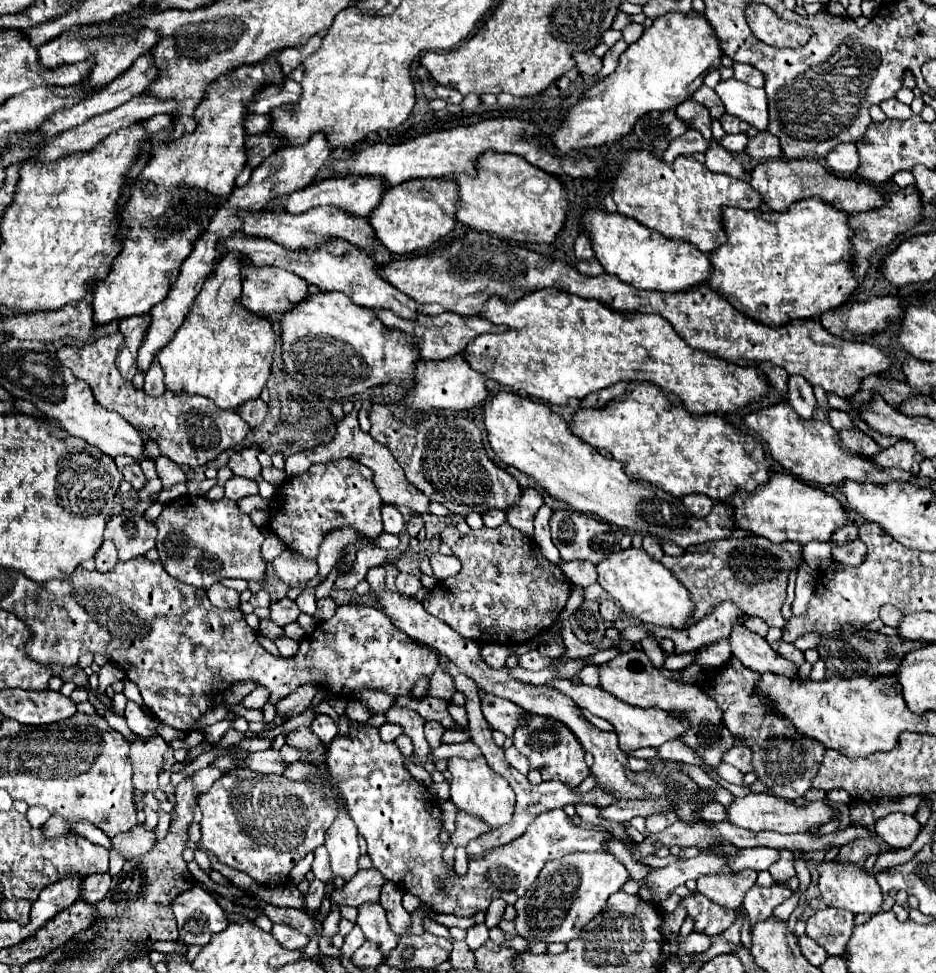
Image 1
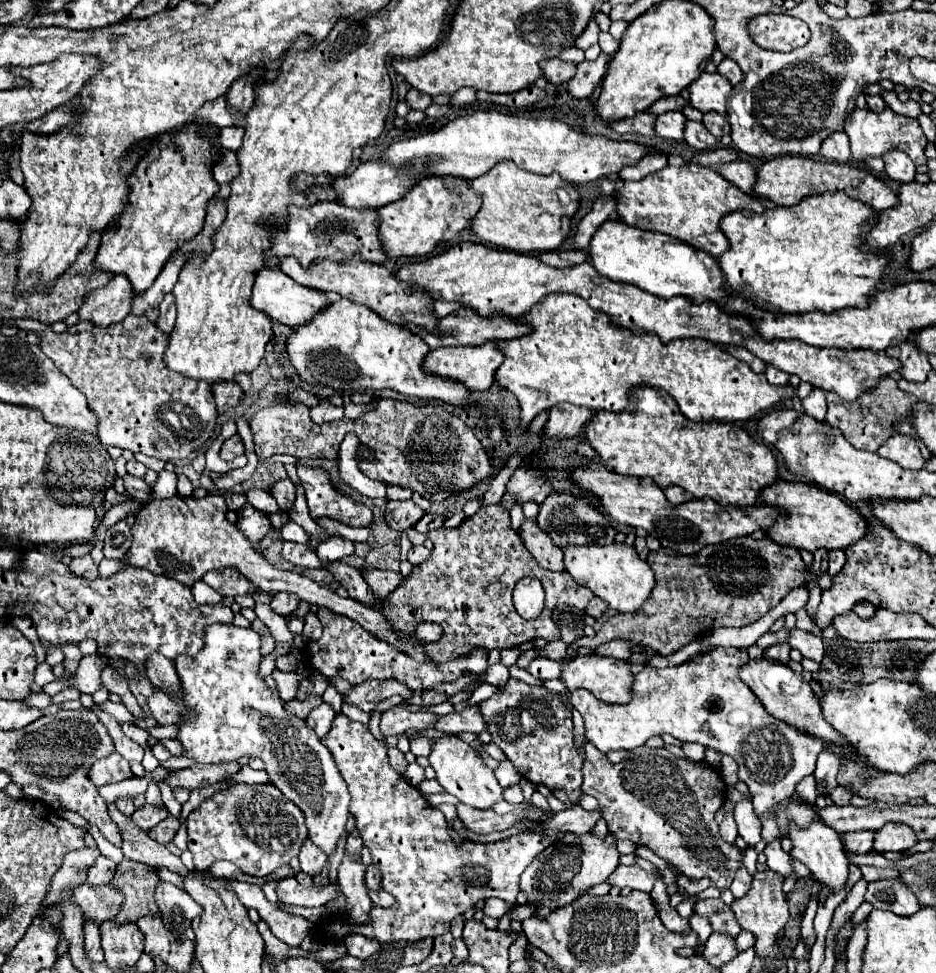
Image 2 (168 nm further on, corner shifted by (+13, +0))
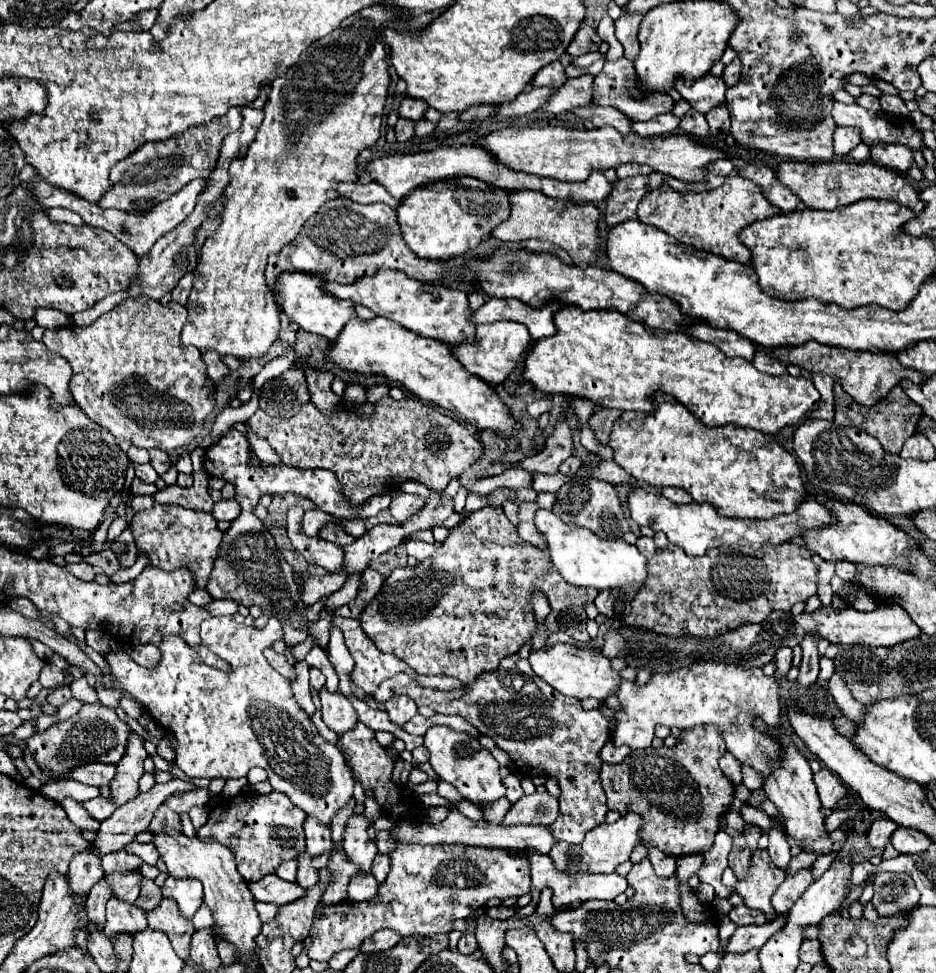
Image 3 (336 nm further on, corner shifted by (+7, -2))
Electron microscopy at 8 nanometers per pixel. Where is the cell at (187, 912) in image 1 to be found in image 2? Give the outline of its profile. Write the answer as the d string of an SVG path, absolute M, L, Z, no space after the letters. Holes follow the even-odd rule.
M159 883L155 903L159 905L163 925L169 931L187 929L191 927L191 921L201 915L201 907L183 889L169 883Z

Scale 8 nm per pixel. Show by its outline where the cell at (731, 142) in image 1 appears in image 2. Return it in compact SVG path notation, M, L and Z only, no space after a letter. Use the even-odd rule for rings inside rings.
M687 121L687 125L685 125L685 141L697 151L705 151L705 149L709 149L709 147L713 147L717 143L717 139L707 131L705 125L695 123L695 121Z

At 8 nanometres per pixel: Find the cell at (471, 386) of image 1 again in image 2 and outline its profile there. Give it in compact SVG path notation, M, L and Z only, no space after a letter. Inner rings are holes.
M485 343L479 347L439 347L435 351L429 351L423 359L423 369L431 375L455 379L463 383L471 393L487 391L495 381L495 371L503 363L503 355L497 349L495 343Z

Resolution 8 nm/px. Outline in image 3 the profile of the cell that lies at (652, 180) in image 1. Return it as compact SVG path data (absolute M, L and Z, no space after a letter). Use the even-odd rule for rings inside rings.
M729 175L721 187L703 193L681 195L675 193L669 185L661 185L657 189L651 189L637 209L637 217L643 223L659 227L679 243L727 257L731 261L739 261L743 265L751 263L751 253L743 243L739 243L739 231L759 219L767 219L769 215L773 217L777 213L779 209L775 205L769 205L759 185L749 179L741 179L739 175Z

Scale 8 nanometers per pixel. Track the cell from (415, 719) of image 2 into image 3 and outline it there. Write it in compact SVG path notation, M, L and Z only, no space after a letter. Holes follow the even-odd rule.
M397 695L397 697L391 697L387 703L385 703L385 709L391 717L391 721L395 725L403 725L407 723L415 713L417 713L417 705L411 697L407 695Z

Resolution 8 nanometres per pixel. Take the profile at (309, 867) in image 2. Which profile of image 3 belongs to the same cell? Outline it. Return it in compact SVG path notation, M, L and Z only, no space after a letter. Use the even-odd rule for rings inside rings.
M307 817L303 823L307 851L317 857L321 853L327 853L331 849L331 829L327 825L321 825L315 817Z

